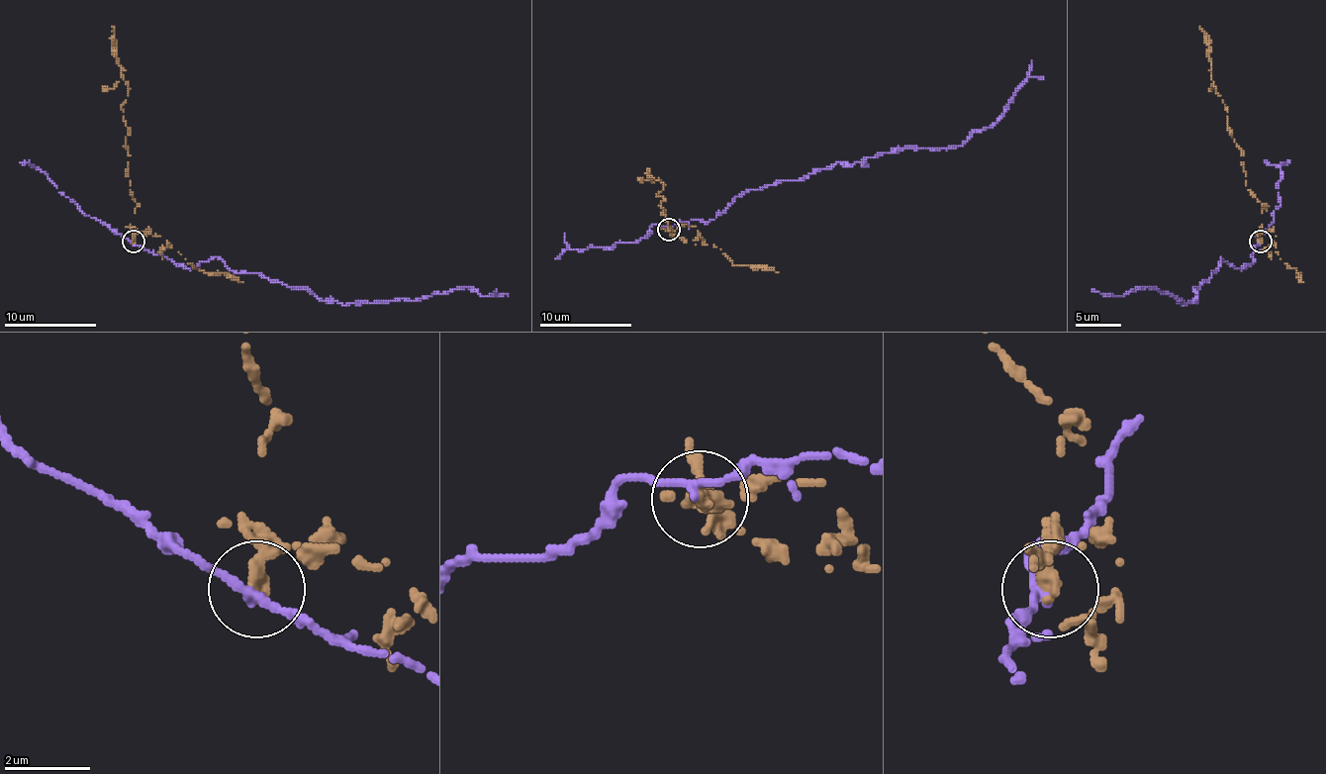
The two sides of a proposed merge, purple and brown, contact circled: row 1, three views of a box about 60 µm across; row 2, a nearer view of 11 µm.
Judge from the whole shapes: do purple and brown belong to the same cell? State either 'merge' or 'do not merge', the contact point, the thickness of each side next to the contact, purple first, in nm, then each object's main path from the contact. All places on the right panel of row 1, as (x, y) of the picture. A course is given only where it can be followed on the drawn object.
do not merge; at (1260, 241); 200 nm thick on the purple side, 400 nm on the other; purple runs (1260, 242), (1241, 268), (1220, 256), (1183, 305), (1152, 287), (1110, 296), (1091, 289); brown runs (1260, 241), (1262, 204), (1246, 185), (1241, 148), (1230, 135), (1225, 105), (1209, 58), (1209, 36), (1199, 27)

